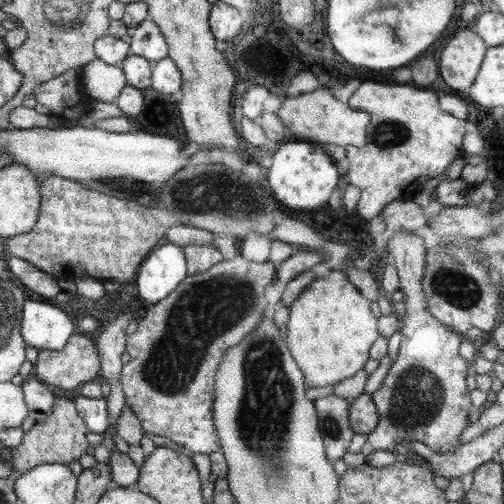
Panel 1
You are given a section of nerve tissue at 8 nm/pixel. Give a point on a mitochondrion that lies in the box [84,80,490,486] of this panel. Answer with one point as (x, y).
(207, 308)

